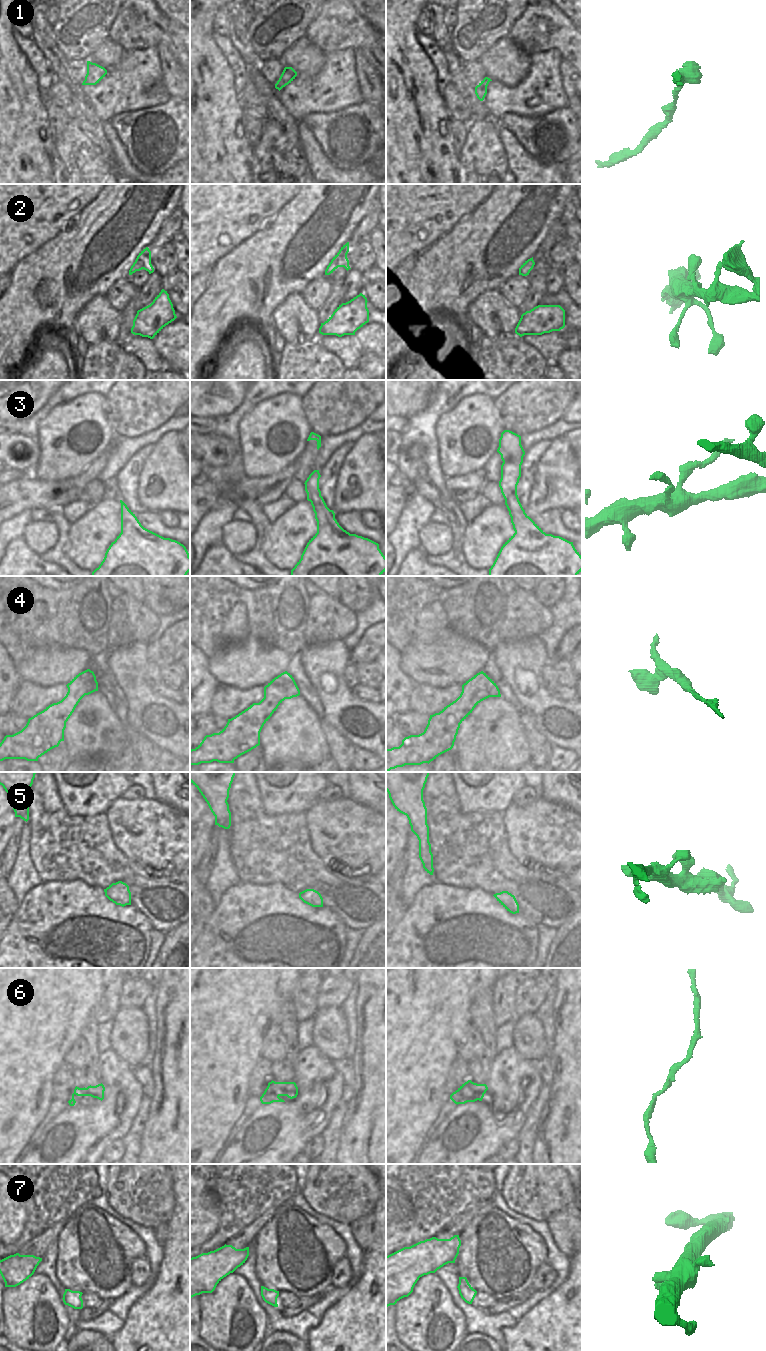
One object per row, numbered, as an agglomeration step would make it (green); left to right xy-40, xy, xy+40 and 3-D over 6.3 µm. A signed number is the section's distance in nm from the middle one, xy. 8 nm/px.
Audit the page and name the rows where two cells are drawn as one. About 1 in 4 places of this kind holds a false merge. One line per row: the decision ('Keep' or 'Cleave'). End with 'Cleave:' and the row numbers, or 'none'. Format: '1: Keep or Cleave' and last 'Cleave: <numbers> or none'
1: Keep
2: Keep
3: Cleave
4: Keep
5: Keep
6: Keep
7: Keep
Cleave: 3

